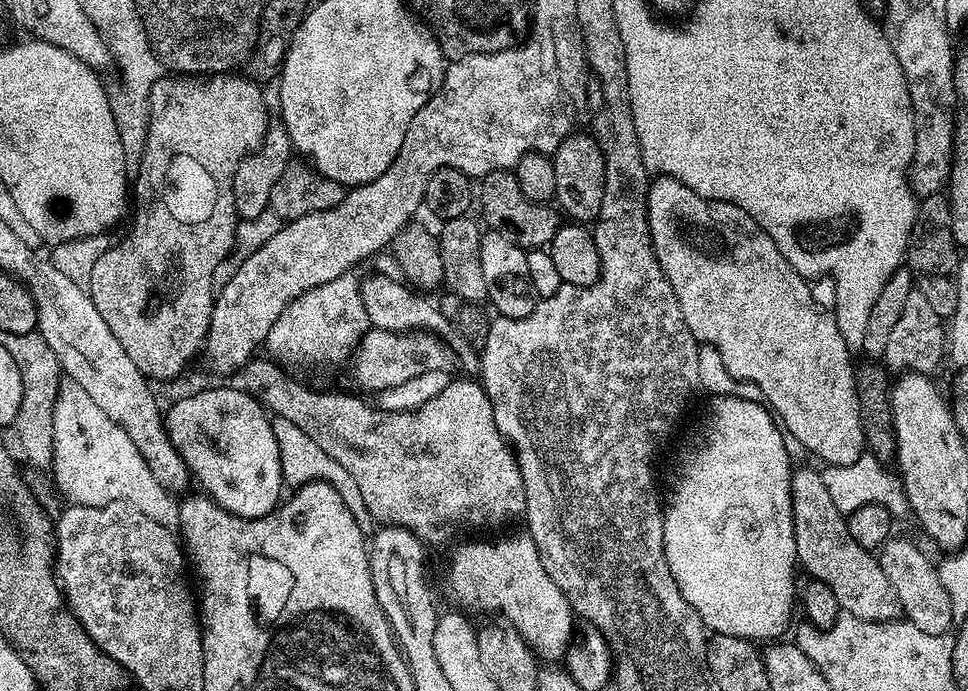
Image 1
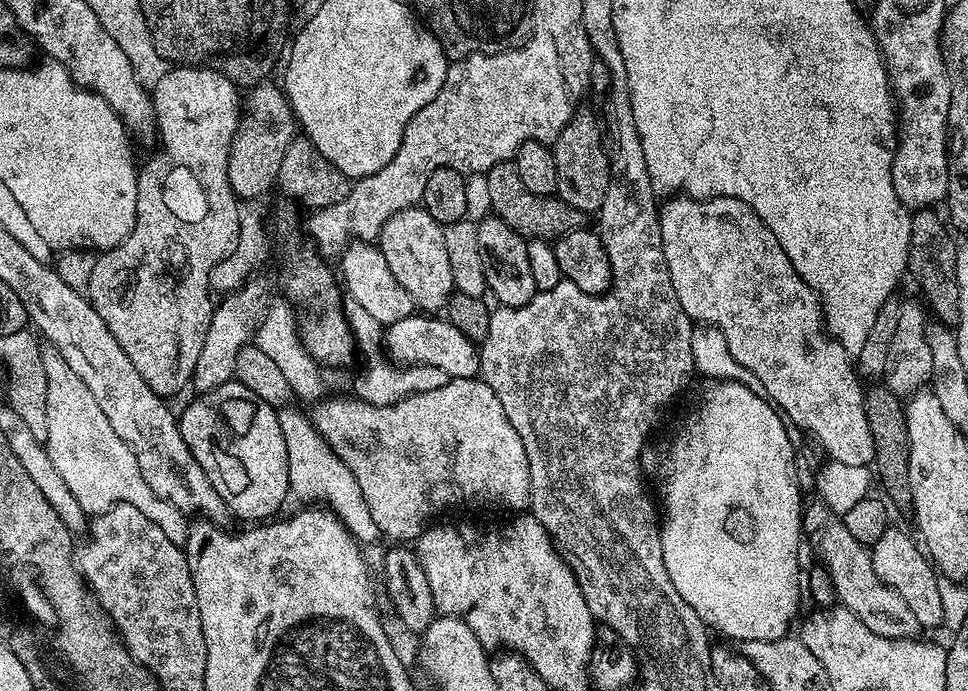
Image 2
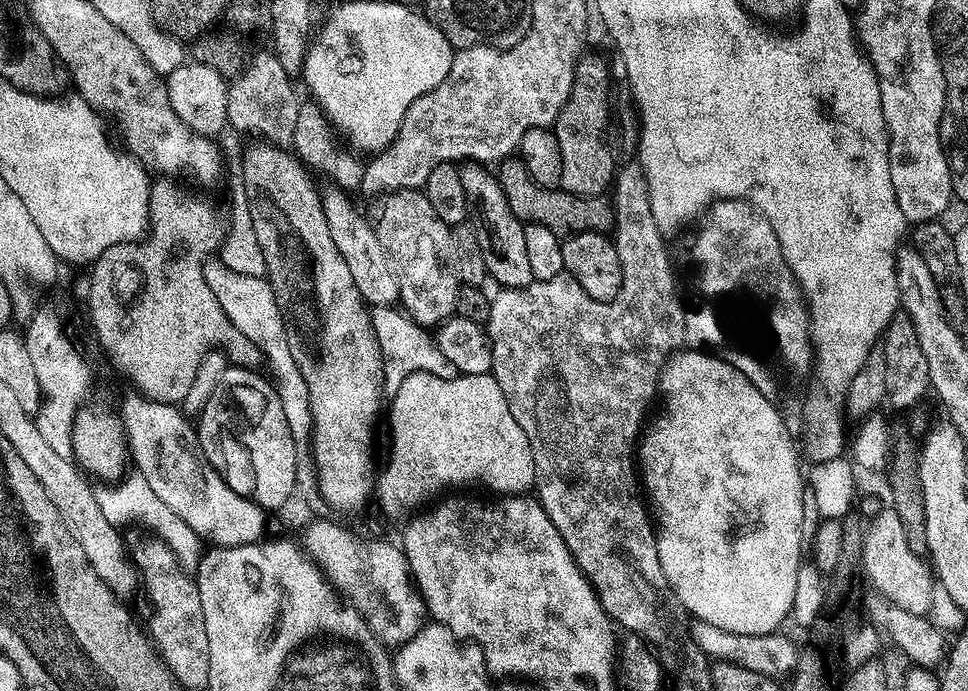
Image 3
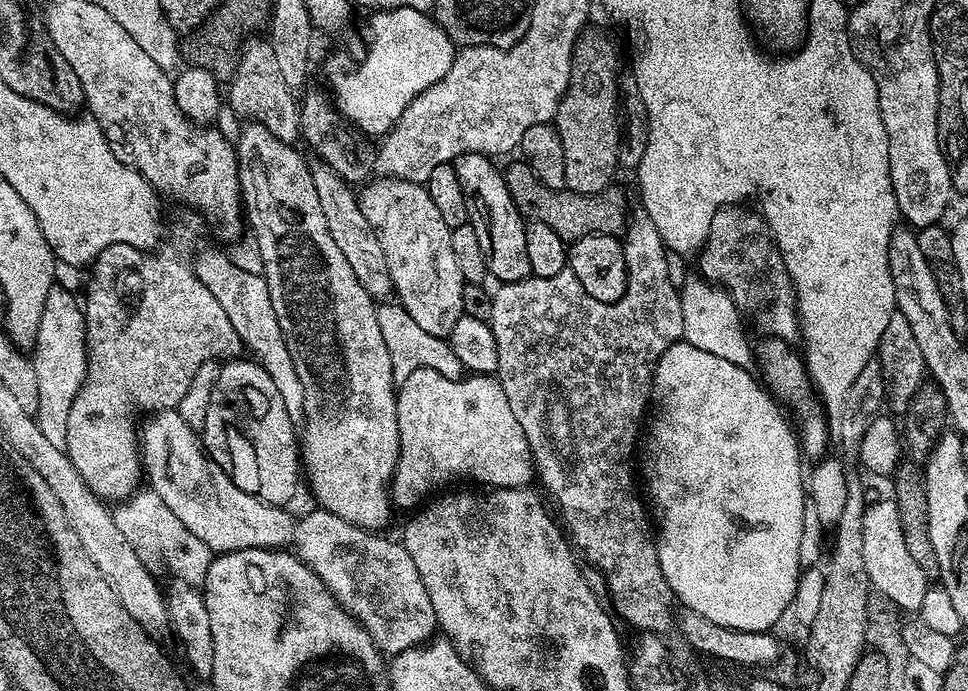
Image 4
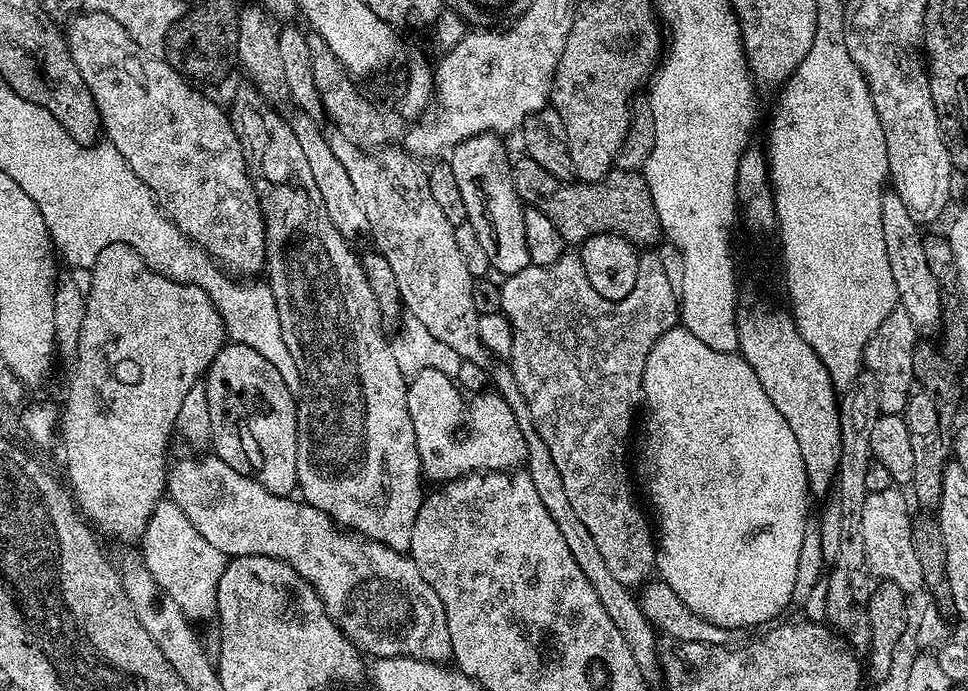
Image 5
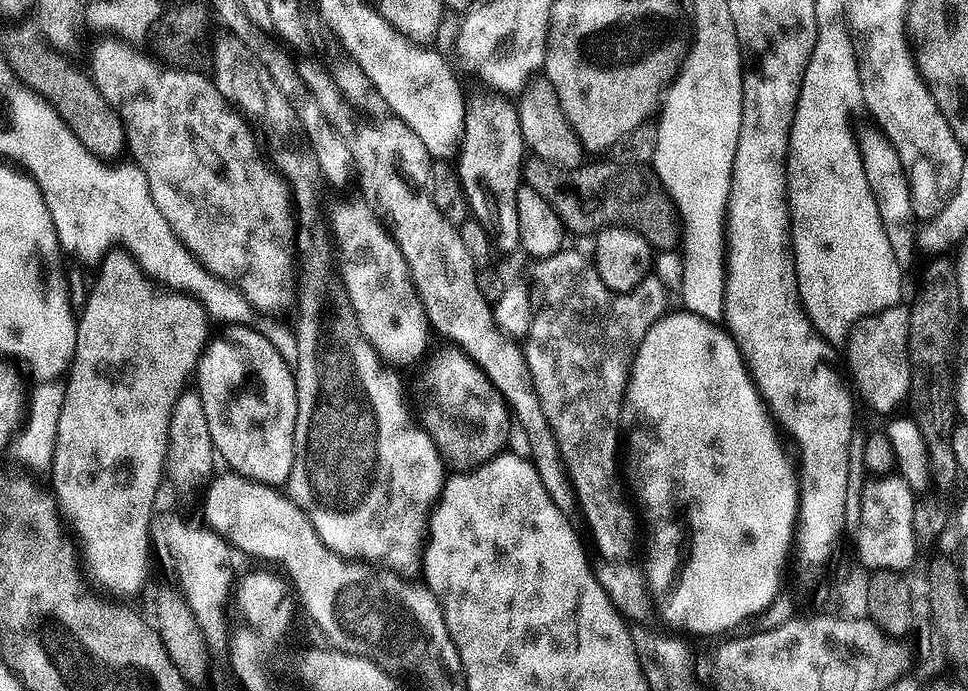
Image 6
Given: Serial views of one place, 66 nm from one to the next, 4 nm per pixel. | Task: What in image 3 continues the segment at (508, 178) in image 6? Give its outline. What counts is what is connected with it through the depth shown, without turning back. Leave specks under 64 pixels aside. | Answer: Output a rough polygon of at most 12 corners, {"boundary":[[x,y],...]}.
{"boundary":[[480,162],[459,165],[482,262],[500,288],[533,281],[525,223]]}

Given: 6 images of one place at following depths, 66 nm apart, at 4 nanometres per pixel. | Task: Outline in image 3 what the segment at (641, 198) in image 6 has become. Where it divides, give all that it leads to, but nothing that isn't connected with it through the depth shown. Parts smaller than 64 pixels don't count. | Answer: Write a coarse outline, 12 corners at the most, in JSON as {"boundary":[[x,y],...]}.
{"boundary":[[518,158],[499,161],[510,210],[564,238],[607,233],[607,199],[543,188]]}

